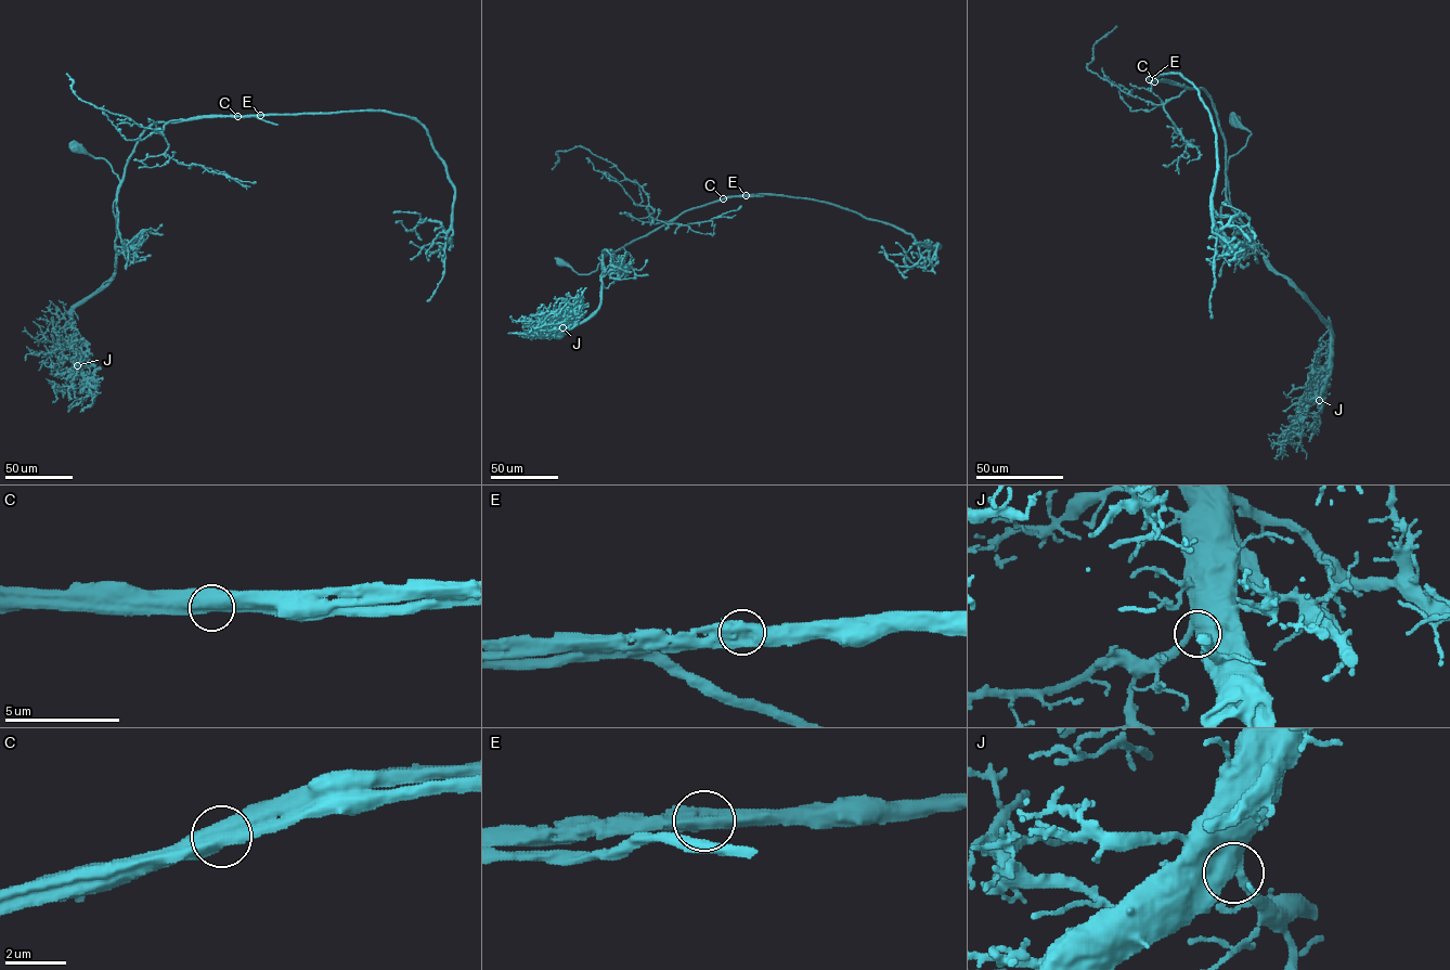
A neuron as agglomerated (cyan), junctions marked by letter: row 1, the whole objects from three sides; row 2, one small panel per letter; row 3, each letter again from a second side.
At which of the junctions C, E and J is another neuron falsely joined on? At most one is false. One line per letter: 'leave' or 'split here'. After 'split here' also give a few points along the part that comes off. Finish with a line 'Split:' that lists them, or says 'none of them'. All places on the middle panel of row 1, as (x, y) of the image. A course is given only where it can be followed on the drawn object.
C: split here | (723, 198), (655, 223), (643, 188), (587, 150), (557, 151), (552, 169)
E: leave
J: leave
Split: C

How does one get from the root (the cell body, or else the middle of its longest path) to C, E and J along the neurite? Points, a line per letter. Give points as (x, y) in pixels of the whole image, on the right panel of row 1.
C: (1234, 120), (1252, 134), (1227, 166), (1226, 143), (1215, 105), (1205, 91), (1154, 81)
E: (1234, 120), (1252, 134), (1227, 166), (1226, 143), (1215, 105), (1205, 91), (1149, 79)
J: (1234, 120), (1252, 134), (1229, 160), (1226, 201), (1266, 260), (1306, 296), (1329, 330), (1331, 370), (1319, 400)

